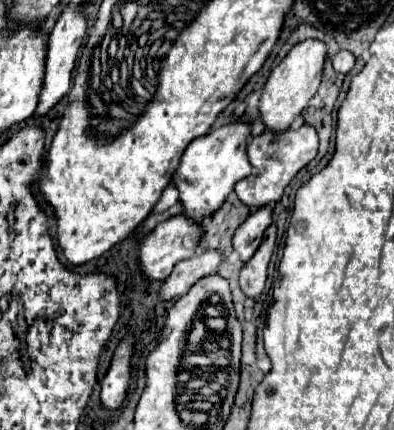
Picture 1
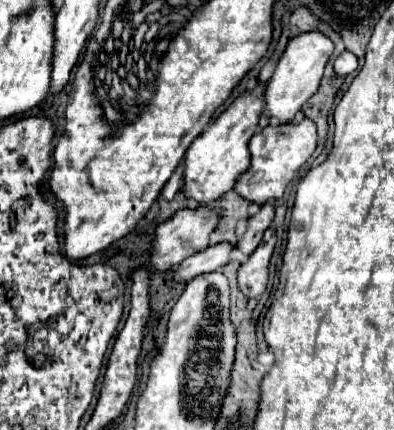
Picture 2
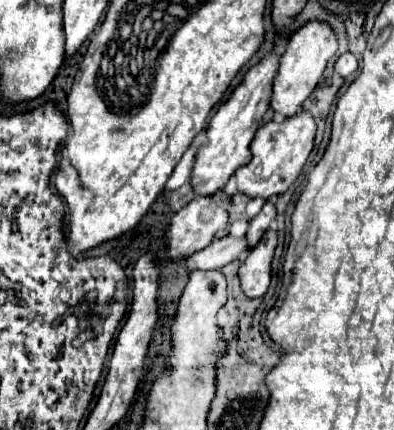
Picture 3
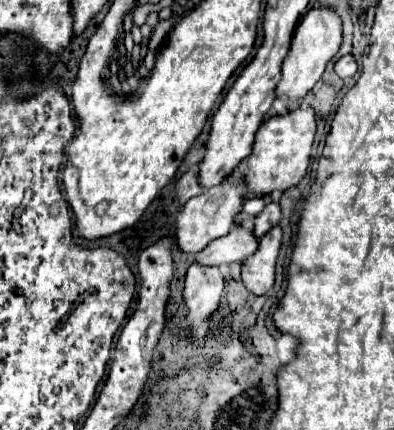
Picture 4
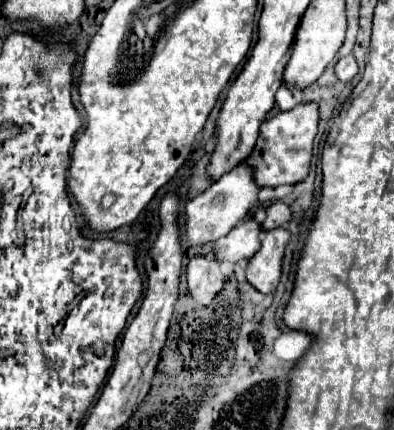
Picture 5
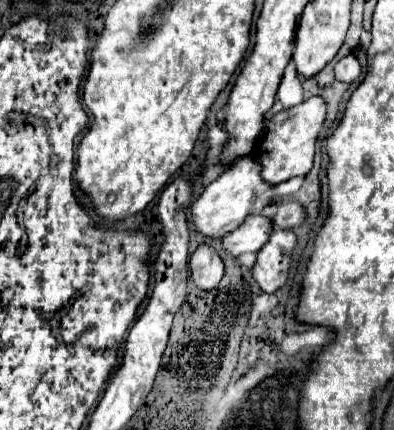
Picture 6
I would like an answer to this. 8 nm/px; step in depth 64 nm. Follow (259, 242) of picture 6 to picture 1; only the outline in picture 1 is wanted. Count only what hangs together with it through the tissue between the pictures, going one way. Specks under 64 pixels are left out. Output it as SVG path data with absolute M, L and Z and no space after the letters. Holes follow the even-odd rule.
M204 250L198 256L192 256L184 262L178 262L172 274L166 278L166 282L160 288L160 298L162 300L176 300L182 294L190 290L190 286L218 270L222 264L222 252L220 250Z

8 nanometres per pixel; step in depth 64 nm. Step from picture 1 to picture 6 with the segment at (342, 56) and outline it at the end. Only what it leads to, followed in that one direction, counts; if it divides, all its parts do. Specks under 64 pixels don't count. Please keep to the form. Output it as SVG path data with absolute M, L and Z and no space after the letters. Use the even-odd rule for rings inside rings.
M352 54L344 56L344 58L334 66L334 74L336 74L336 80L346 82L346 84L352 84L352 82L360 76L360 62L358 62L358 58L352 56Z

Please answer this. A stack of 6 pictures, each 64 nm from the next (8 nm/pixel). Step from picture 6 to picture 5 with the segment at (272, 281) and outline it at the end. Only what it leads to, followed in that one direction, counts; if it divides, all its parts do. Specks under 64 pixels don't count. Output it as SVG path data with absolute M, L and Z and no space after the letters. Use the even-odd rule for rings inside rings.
M274 228L262 234L262 248L250 258L246 268L248 282L262 294L274 294L282 276L282 258L290 232L284 228Z

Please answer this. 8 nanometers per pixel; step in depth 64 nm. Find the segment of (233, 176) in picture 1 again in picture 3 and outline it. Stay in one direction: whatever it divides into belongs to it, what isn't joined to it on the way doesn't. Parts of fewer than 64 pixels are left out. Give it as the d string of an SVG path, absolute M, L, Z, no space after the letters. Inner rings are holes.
M272 48L256 66L252 66L246 74L240 86L234 88L228 102L224 102L218 112L212 116L208 130L206 130L206 142L196 152L196 164L192 170L192 186L194 192L200 196L210 196L216 190L222 190L228 182L228 178L250 160L250 142L262 122L262 116L270 108L272 100L272 84L276 78L280 66L280 54Z

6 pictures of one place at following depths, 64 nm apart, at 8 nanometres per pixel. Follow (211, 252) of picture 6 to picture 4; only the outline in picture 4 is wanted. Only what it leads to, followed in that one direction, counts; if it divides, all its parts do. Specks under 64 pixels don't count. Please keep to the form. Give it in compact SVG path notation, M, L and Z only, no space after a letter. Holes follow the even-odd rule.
M190 264L186 274L184 300L188 306L190 334L204 340L208 332L208 316L218 308L218 300L224 292L224 278L216 266Z

